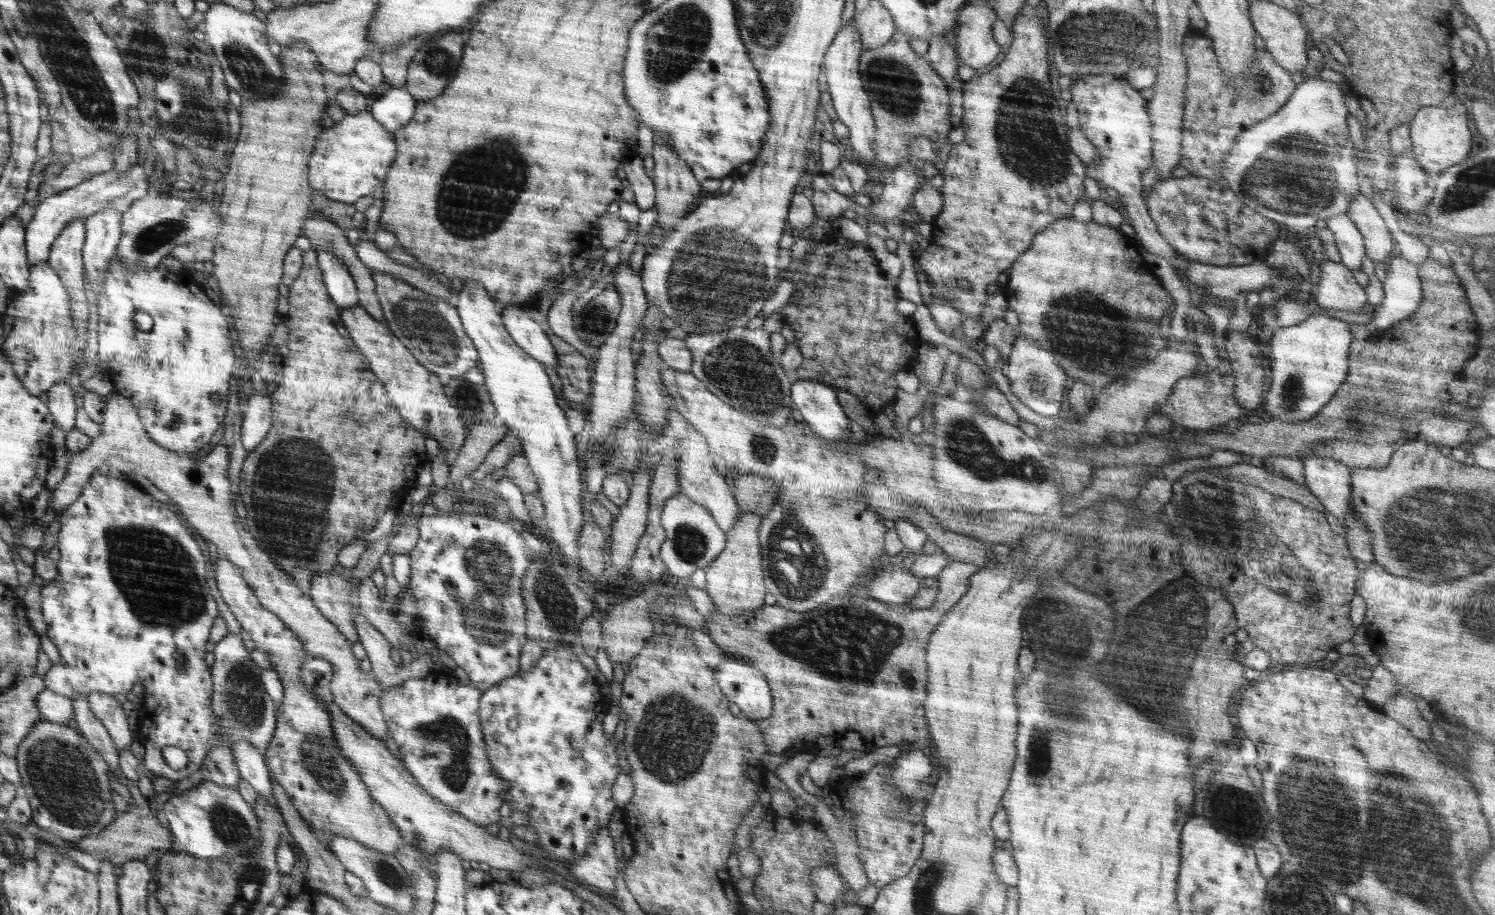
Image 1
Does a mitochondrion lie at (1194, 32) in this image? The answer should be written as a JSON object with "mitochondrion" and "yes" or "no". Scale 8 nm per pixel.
{"mitochondrion":"no"}

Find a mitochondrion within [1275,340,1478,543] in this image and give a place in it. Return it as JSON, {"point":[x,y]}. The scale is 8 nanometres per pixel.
{"point":[1370,413]}

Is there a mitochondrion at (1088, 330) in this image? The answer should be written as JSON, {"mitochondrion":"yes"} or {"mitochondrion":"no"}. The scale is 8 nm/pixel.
{"mitochondrion":"yes"}

